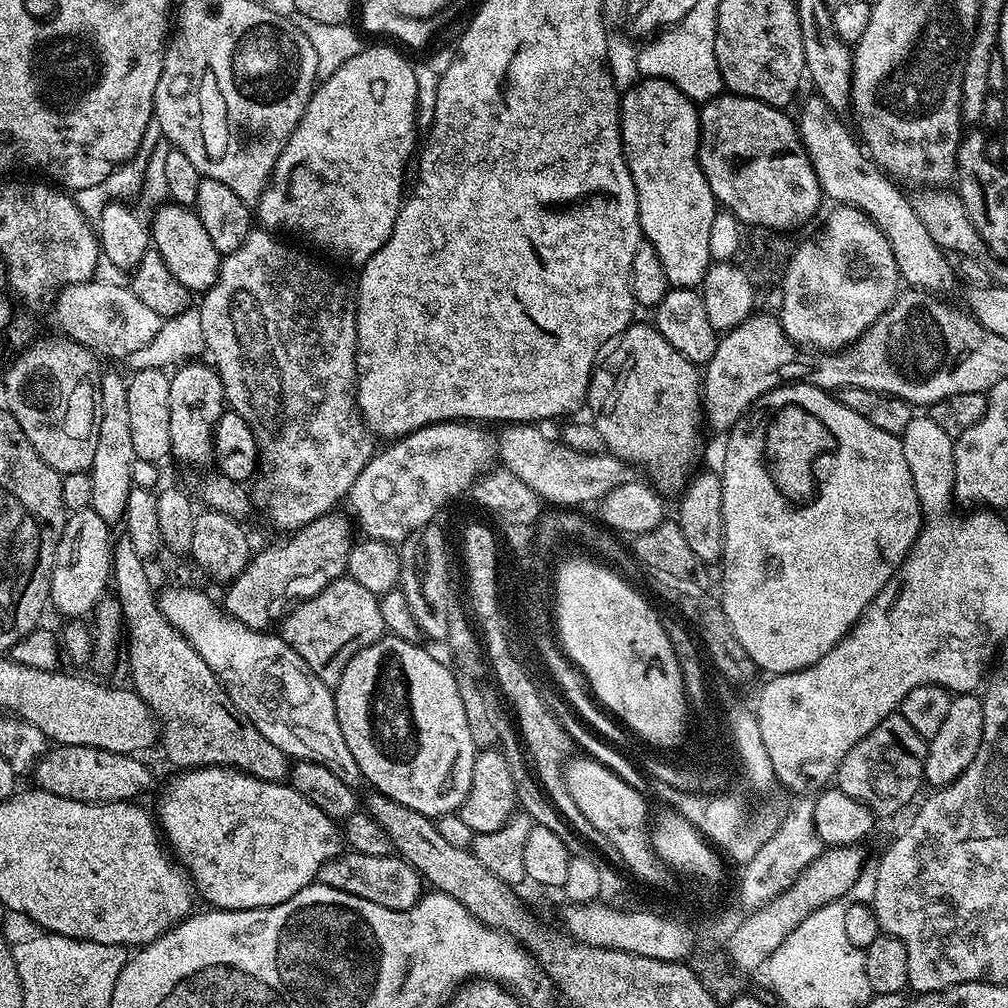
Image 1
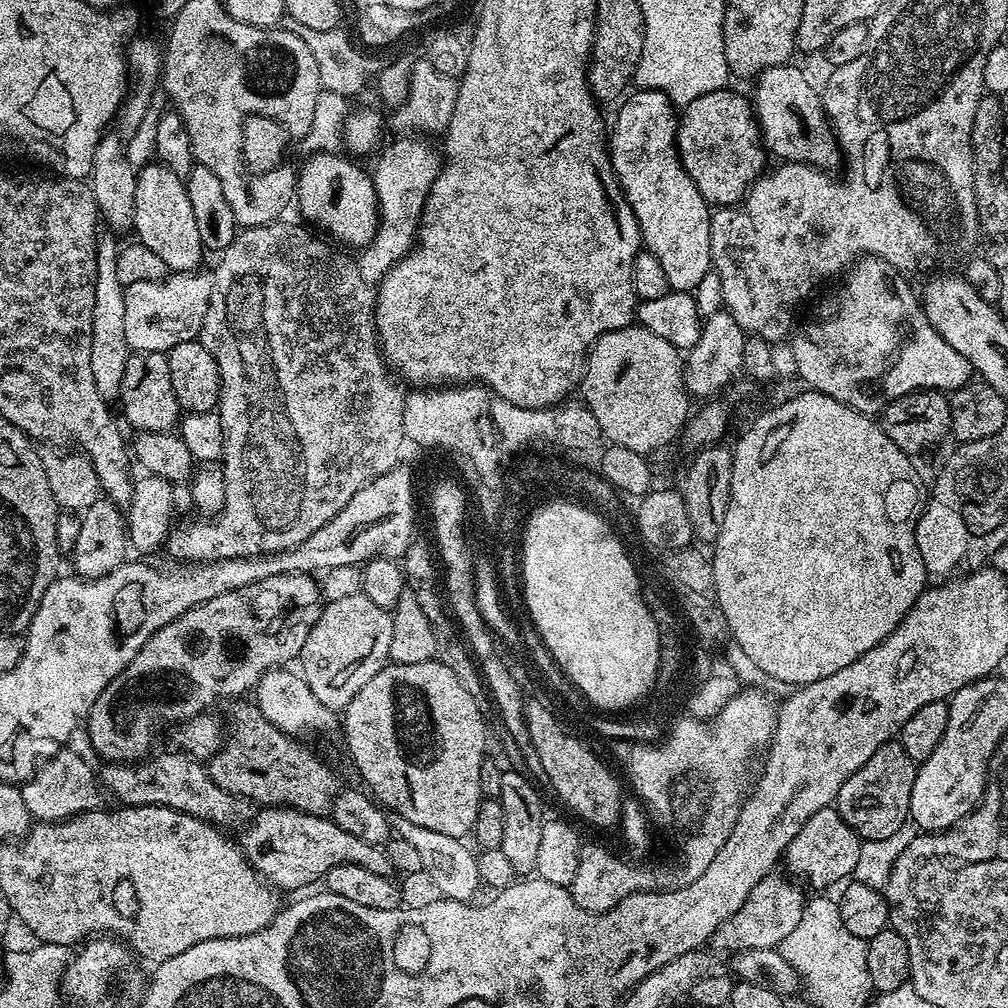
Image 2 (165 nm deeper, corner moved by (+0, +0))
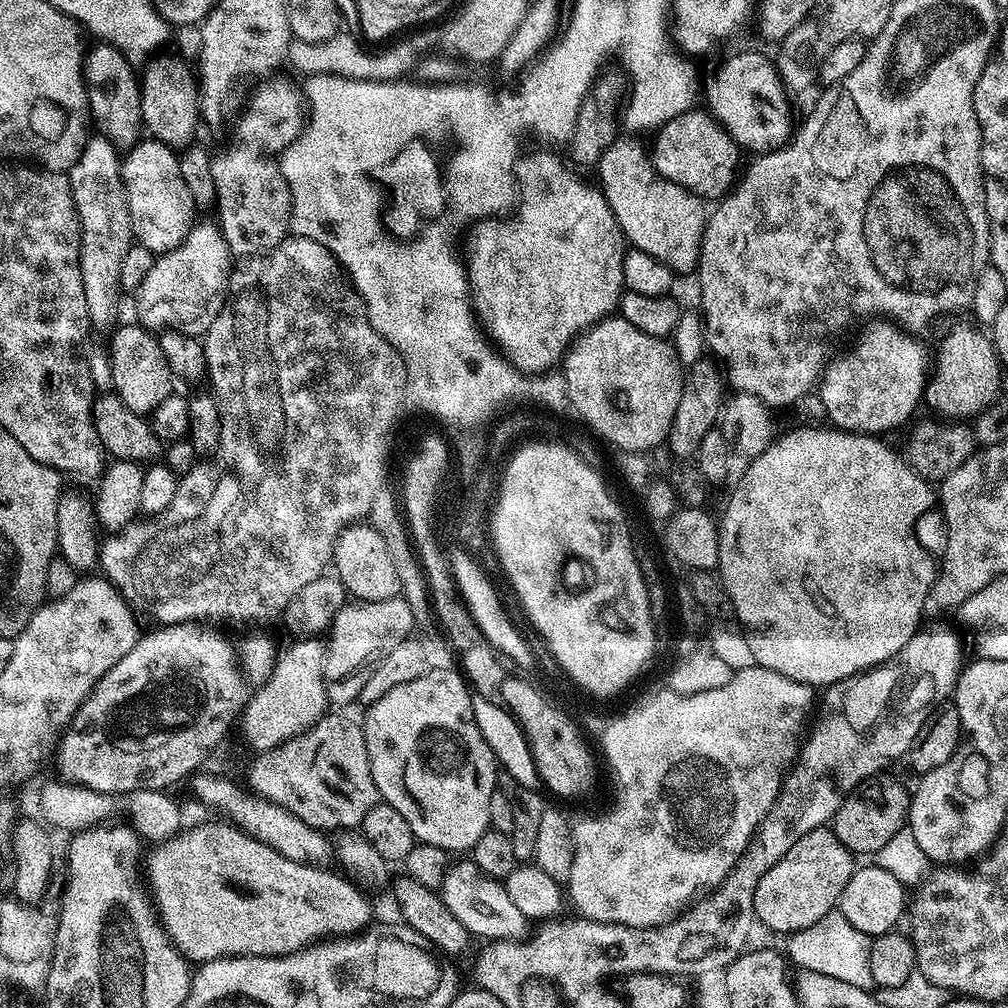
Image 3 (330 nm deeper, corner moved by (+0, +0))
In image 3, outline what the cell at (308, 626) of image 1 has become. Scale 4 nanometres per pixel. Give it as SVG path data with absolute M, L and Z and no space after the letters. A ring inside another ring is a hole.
M401 595L382 602L361 600L345 603L332 619L326 640L324 682L328 686L329 701L333 705L359 701L362 686L366 686L370 674L374 674L383 660L407 641L404 639L414 632L415 623L414 614L410 614L410 606L406 606Z

